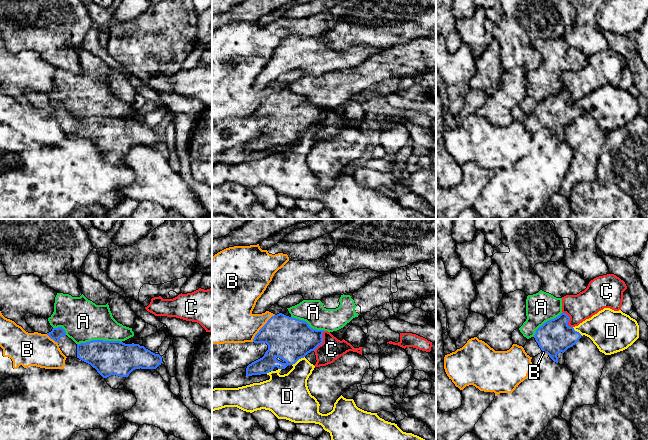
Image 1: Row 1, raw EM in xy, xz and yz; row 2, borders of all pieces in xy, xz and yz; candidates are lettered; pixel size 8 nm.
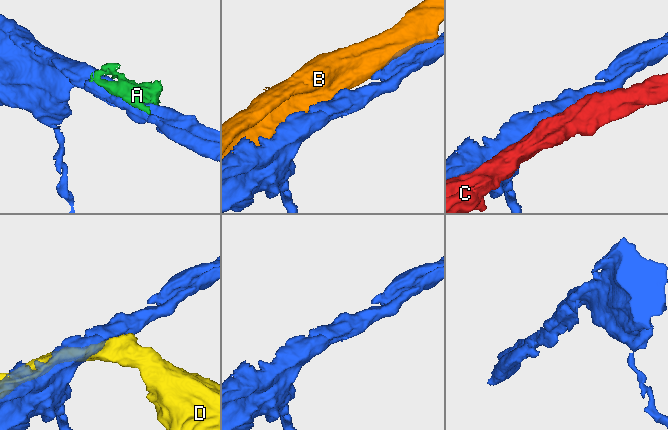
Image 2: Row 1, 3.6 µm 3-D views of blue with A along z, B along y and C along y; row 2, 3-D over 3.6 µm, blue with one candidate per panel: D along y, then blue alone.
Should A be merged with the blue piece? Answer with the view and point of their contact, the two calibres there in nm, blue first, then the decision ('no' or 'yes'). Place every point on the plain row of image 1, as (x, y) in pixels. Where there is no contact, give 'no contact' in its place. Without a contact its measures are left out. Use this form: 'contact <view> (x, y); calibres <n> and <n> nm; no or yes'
contact xy (99, 116); calibres 280 and 340 nm; no

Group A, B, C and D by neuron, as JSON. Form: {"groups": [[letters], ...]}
{"groups": [["A"], ["B"], ["C"], ["D"]]}

